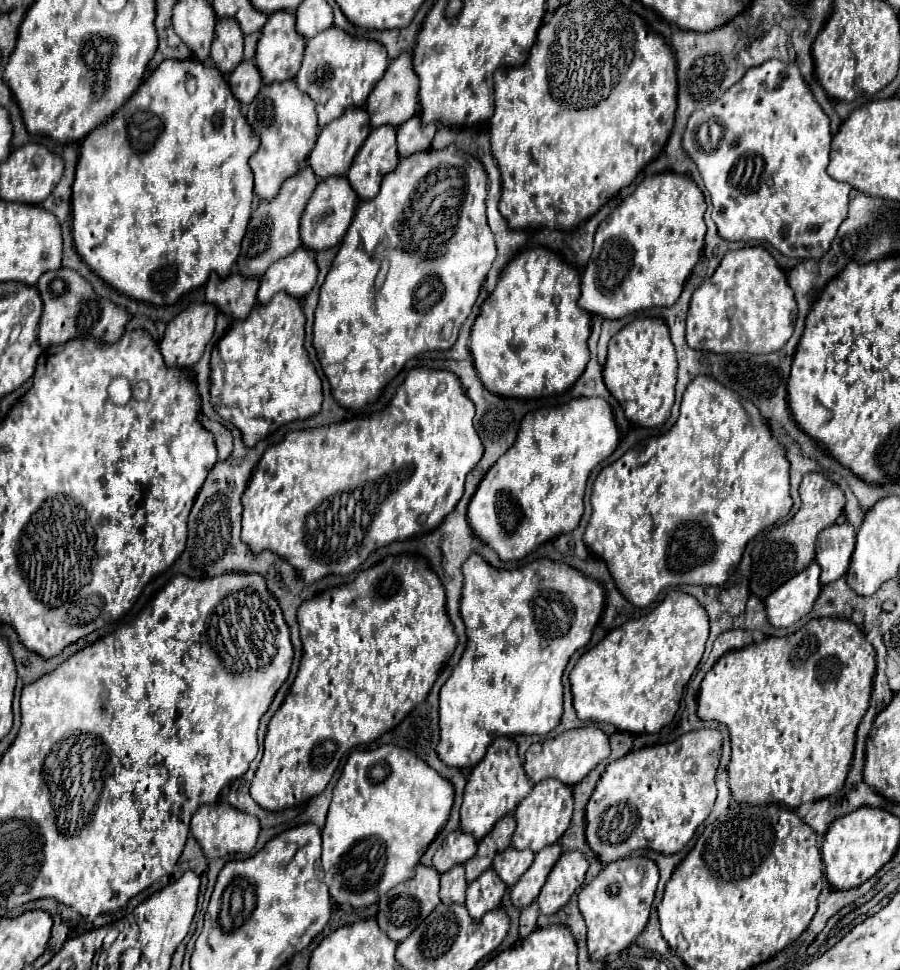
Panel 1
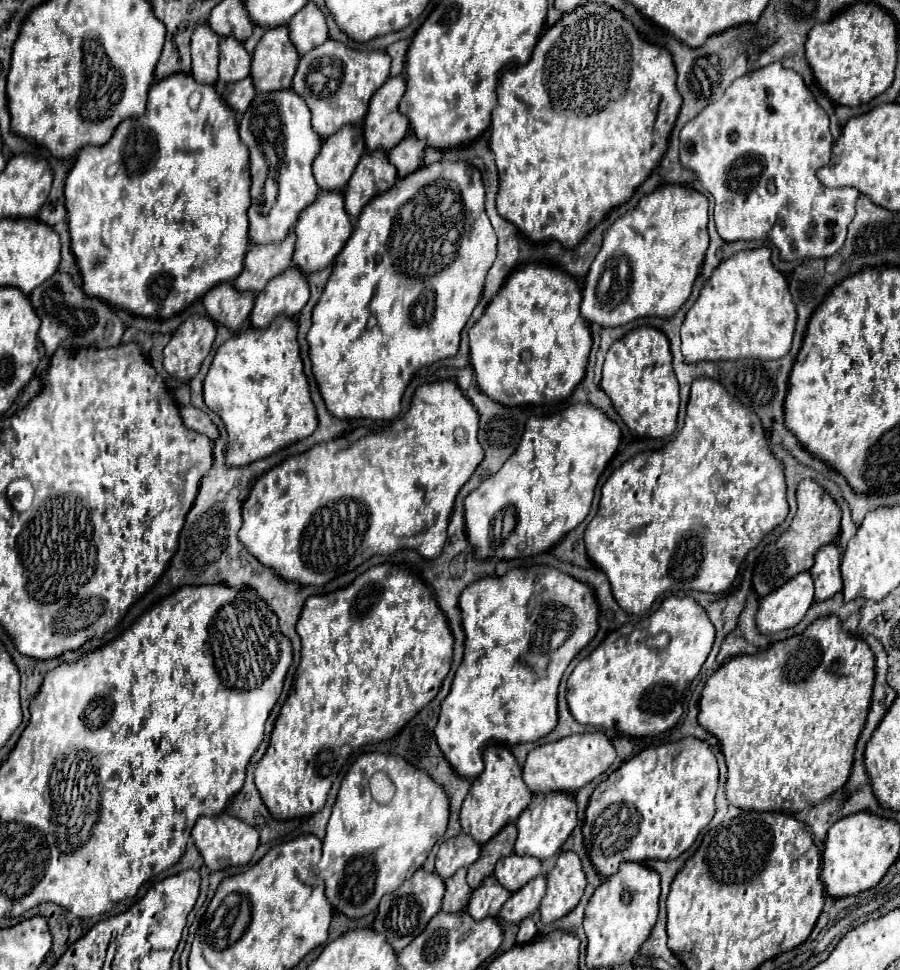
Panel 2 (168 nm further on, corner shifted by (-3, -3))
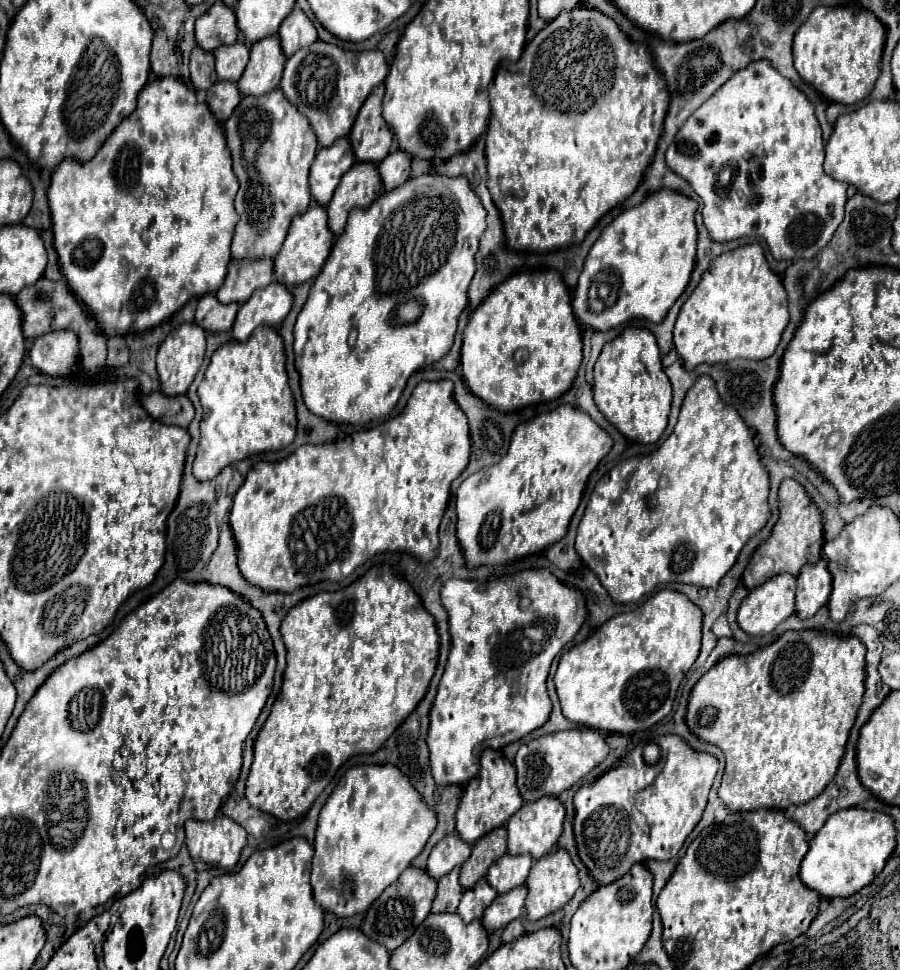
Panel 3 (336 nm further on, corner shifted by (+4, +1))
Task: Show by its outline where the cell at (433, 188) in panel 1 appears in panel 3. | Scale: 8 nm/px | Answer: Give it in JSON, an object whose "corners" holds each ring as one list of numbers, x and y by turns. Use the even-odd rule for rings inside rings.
{"corners":[[427,173,419,179,409,179,405,185,387,191,383,197,379,197,369,209,363,209,359,213,349,213,347,219,347,227,345,231,337,237,329,259,325,261,321,275,315,279,309,299,305,301,305,307,301,309,293,335,295,335,295,367,301,375,301,391,303,391,303,401,307,405,307,409,331,423,367,423,371,419,379,419,391,413,391,409,395,407,395,403,399,401,407,379,411,377,413,371,421,369,427,363,433,363,437,359,441,359,443,355,447,355,447,351,453,345,453,337,457,331,457,323,459,323,459,315,461,311,467,307,467,291,469,285,473,281,475,275,475,255,479,251,481,245,481,237,487,229,485,225,485,207,481,205,481,199,477,197,477,193,469,187,467,177,445,177,445,175,433,175],[357,329,357,345,351,349,347,345,347,337,349,331]]}

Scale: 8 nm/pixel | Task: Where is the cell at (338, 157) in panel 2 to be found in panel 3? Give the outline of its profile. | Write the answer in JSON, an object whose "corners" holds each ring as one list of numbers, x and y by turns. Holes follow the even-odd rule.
{"corners":[[347,137,337,139,337,143,333,143,331,147,321,147,309,171,309,185,313,199,321,205,327,205,341,177,349,171,353,163,355,155]]}

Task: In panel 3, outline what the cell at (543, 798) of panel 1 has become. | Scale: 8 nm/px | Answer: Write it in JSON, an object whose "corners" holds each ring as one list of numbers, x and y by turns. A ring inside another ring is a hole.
{"corners":[[553,795,541,797,535,803,525,803,507,821,507,853,509,855,529,853,533,859,541,859,543,855,547,855,555,847,559,835,563,833,563,819,565,819,565,807]]}

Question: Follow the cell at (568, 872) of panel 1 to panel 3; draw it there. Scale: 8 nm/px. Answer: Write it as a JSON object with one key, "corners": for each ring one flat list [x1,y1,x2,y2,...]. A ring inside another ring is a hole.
{"corners":[[555,849,549,855,545,855,545,859,535,861,529,881,527,881,527,887,529,887,529,895,527,895,525,909,527,909,529,921,543,919,543,917,563,909,563,905,567,905,571,901,571,897,575,895,575,891,579,889,577,867,573,865,569,853,565,849]]}

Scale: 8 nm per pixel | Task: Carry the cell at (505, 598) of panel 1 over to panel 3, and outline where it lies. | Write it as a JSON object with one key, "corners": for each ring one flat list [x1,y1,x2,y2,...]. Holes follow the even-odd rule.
{"corners":[[525,569,519,571,519,577,505,575,491,583,449,579,441,589,441,603,449,613,451,653,431,709,427,745,437,783,465,785,479,773,477,761,483,749,503,749,547,723,551,701,545,681,551,661,579,633,587,617,587,605,579,589,567,587,549,569]]}

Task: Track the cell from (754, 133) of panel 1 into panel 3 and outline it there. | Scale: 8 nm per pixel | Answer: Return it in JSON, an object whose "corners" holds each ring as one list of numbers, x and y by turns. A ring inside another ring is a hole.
{"corners":[[753,61,745,69,737,71,725,85,721,85,717,89,717,93,713,97,709,97,695,111,683,123,683,127,677,131,675,141,669,145,667,163,669,163,669,169,675,171,679,177,687,179,689,185,693,185,695,193,703,199,703,221,705,221,705,227,709,229,711,239,715,239,715,241,733,241,733,239,745,237,745,235,763,235,771,249,771,255,775,259,811,259,831,241,835,229,843,221,843,207,847,203,847,187,849,185,833,181,823,171,823,137,821,137,819,121,815,117,815,107,813,107,813,103,809,103,809,99,805,99,805,95,787,77,783,77,773,65,769,65,769,61]]}

